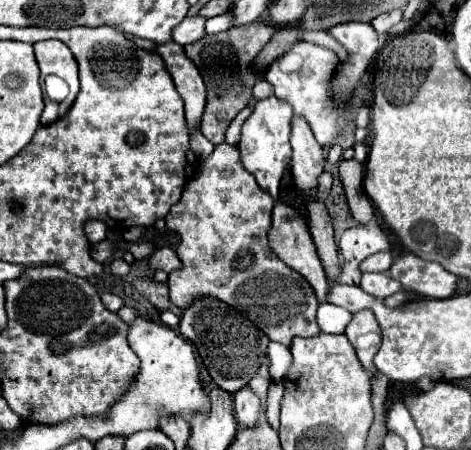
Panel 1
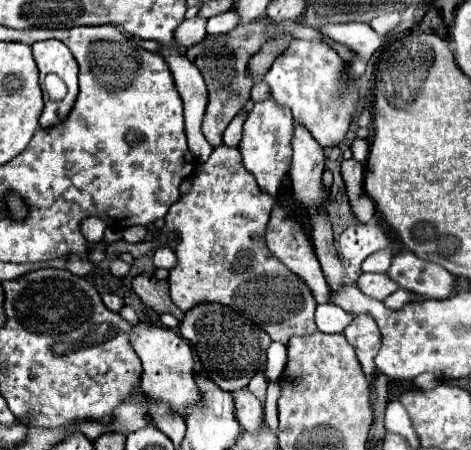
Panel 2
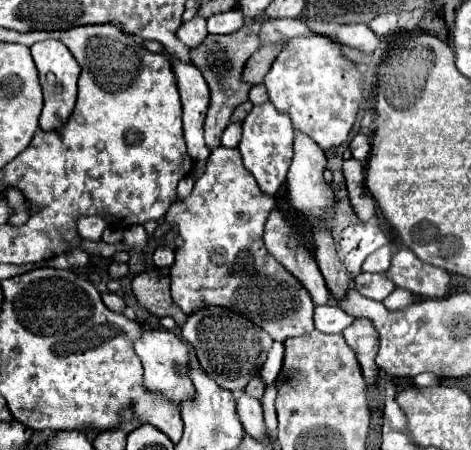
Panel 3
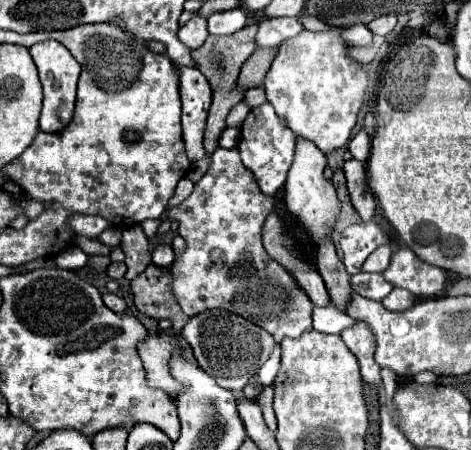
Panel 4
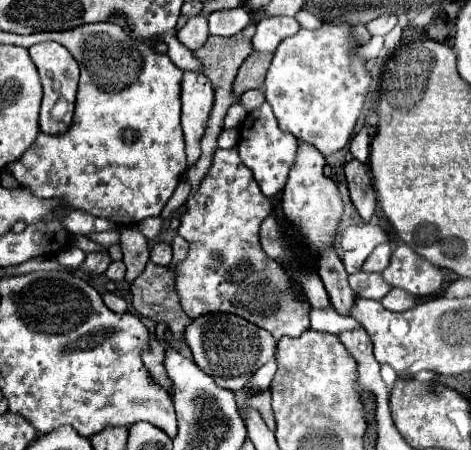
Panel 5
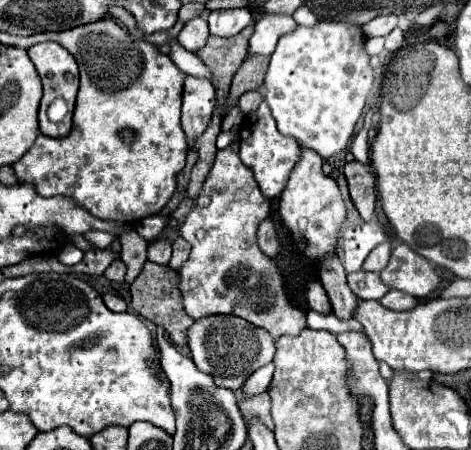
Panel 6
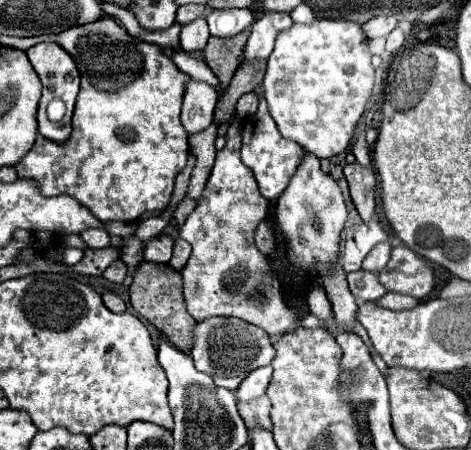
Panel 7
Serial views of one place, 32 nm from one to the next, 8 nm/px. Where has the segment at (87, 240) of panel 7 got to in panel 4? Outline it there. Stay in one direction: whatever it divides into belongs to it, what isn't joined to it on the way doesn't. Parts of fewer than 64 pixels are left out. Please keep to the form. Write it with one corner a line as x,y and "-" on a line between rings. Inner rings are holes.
110,228
110,230
106,230
104,234
98,236
98,242
106,244
106,246
118,246
120,244
120,236
122,236
120,228

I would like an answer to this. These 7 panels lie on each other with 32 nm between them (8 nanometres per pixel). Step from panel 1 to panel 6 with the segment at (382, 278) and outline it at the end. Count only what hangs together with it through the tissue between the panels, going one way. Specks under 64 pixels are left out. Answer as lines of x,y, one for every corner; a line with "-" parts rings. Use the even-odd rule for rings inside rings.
352,272
348,274
348,284
358,300
380,300
388,292
376,272

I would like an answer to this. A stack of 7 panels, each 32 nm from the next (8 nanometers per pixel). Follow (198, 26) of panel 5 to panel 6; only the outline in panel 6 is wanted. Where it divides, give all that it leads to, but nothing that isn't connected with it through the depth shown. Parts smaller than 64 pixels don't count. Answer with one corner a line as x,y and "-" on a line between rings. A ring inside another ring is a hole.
198,16
198,18
192,18
190,22
184,24
182,32
178,34
178,42
190,52
198,52
200,48
204,48
208,36
210,36
210,32
208,32
206,18

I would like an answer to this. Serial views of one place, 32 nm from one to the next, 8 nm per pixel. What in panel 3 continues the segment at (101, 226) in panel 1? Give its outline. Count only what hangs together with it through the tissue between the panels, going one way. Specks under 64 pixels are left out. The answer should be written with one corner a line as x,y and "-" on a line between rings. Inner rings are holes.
80,216
76,220
76,228
78,228
78,234
86,240
100,240
106,228
106,222
100,216

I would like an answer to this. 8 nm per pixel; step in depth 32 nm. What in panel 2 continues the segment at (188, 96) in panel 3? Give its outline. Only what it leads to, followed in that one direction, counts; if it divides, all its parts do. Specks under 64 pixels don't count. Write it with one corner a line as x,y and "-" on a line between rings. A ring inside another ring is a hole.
162,48
160,54
166,56
166,62
172,70
176,88
180,92
180,98
184,102
184,122
186,122
186,138
188,138
188,150
192,156
200,162
206,162
212,146
204,140
202,134
202,118
208,104
208,88
200,74
200,70
184,56
178,56
176,50

